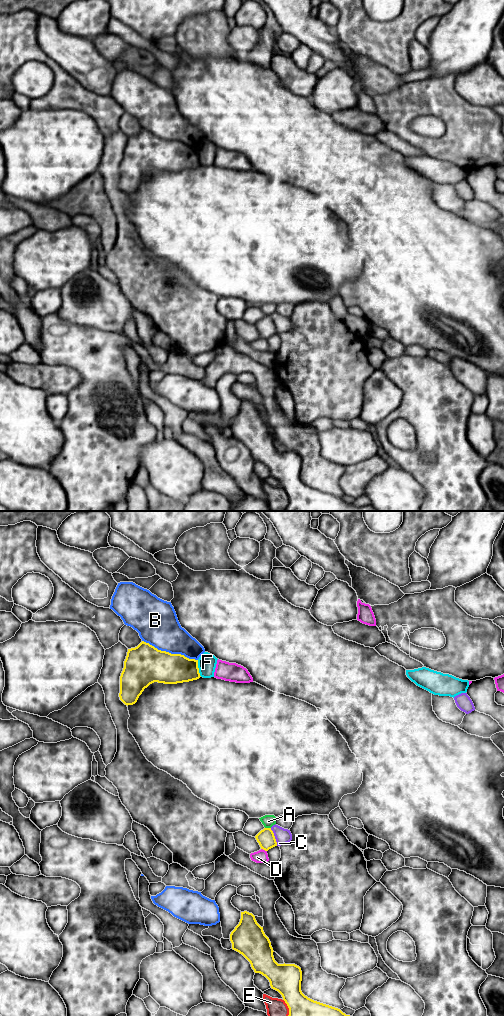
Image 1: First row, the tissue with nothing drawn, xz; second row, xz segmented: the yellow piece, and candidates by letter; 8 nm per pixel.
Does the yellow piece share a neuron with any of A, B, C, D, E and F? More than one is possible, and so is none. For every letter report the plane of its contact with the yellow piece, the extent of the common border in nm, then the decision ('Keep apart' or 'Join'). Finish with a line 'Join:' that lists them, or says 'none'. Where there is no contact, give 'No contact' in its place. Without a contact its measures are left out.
A: Touches yellow in xz. Shared border 50 nm. Keep apart
B: Touches yellow in xz. Shared border 480 nm. Keep apart
C: Touches yellow in xz. Shared border 160 nm. Keep apart
D: Touches yellow in xz. Shared border 50 nm. Keep apart
E: Touches yellow in xz. Shared border 190 nm. Keep apart
F: Touches yellow in xz. Shared border 140 nm. Keep apart
Join: none

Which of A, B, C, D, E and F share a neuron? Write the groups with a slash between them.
A / B / C / D / E / F

